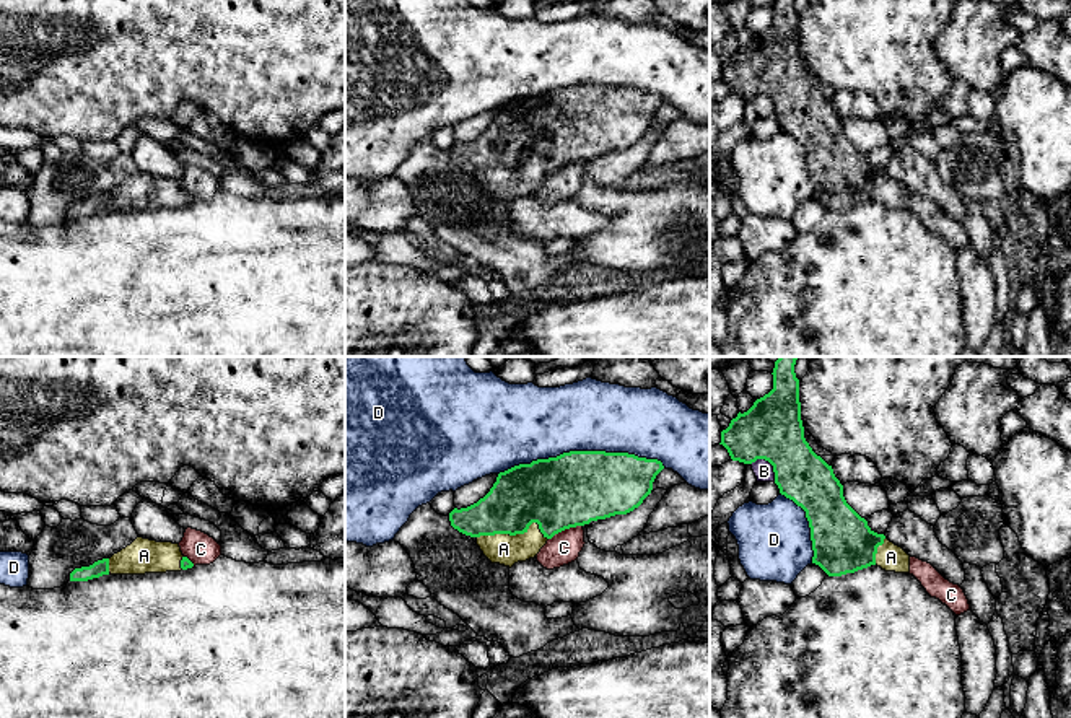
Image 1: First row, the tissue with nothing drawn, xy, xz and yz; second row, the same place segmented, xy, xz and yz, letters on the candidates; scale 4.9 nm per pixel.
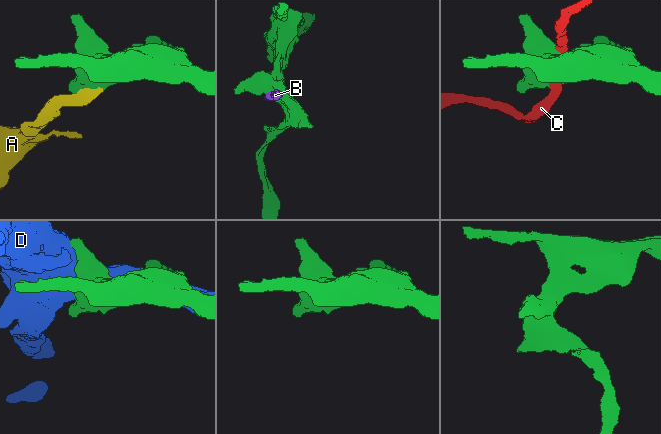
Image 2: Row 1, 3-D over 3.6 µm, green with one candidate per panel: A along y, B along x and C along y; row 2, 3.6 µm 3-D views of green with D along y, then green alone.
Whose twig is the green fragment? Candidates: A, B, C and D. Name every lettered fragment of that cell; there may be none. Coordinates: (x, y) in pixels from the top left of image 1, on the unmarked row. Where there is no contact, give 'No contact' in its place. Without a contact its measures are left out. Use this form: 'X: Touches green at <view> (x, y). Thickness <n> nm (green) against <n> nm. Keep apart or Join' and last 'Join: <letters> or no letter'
A: Touches green at xz (515, 170). Thickness 320 nm (green) against 150 nm. Join
B: Touches green at yz (769, 96). Thickness 300 nm (green) against 100 nm. Keep apart
C: Touches green at xz (565, 163). Thickness 360 nm (green) against 160 nm. Keep apart
D: Touches green at xz (581, 87). Thickness 360 nm (green) against 360 nm. Keep apart
Join: A

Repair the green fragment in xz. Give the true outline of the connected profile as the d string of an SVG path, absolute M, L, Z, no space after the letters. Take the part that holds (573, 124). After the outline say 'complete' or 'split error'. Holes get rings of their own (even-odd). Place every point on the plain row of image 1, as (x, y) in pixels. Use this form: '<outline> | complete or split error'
M570 86L500 107L483 134L467 143L454 143L449 156L459 168L475 173L492 199L511 204L537 192L547 176L565 164L633 147L651 129L662 104L658 94L628 88Z | split error

